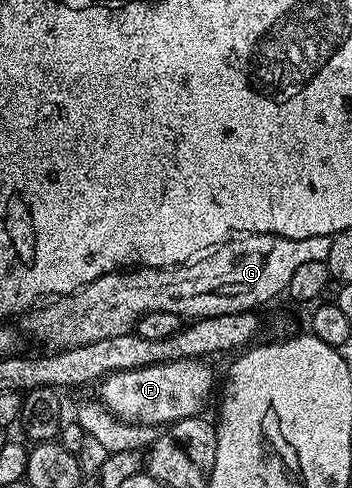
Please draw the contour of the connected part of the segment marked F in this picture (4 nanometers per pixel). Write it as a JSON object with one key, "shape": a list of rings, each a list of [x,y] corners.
{"shape":[[[189,358],[109,373],[100,383],[99,402],[117,419],[146,428],[198,417],[213,390],[213,370],[207,363],[200,358]]]}

